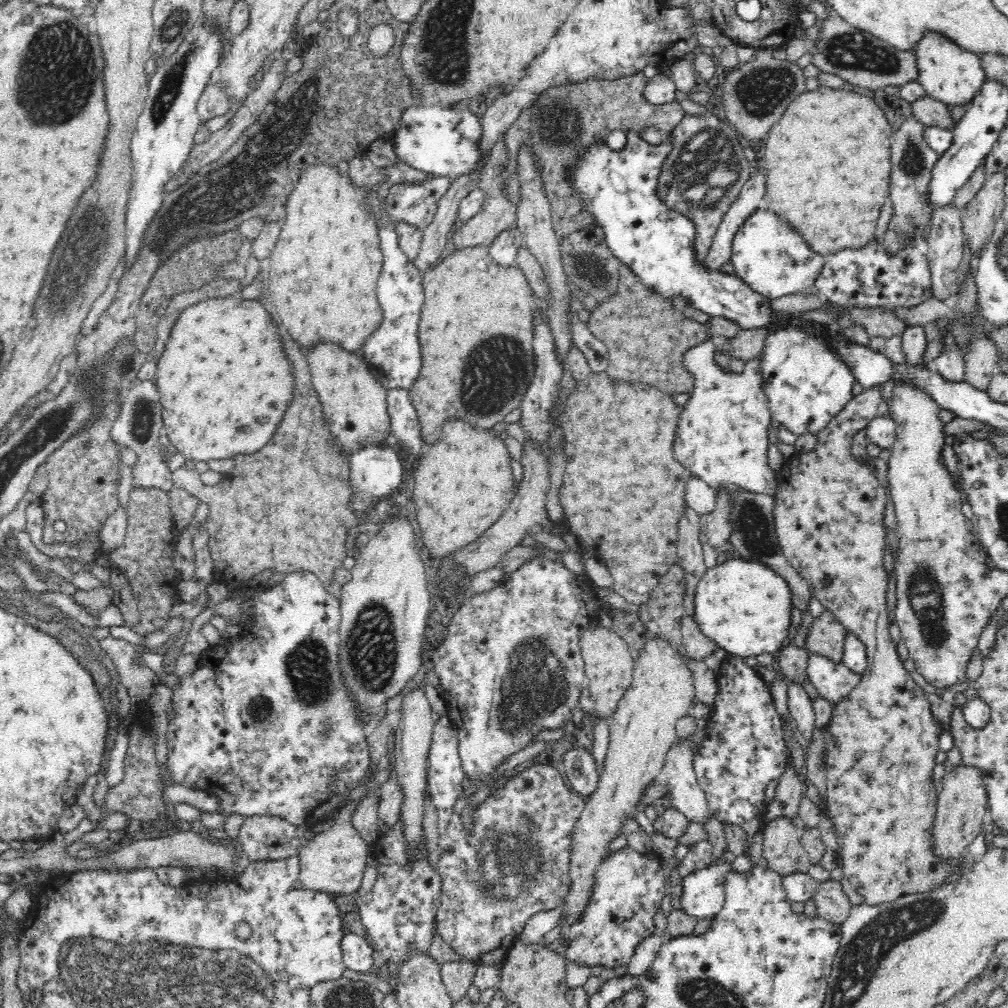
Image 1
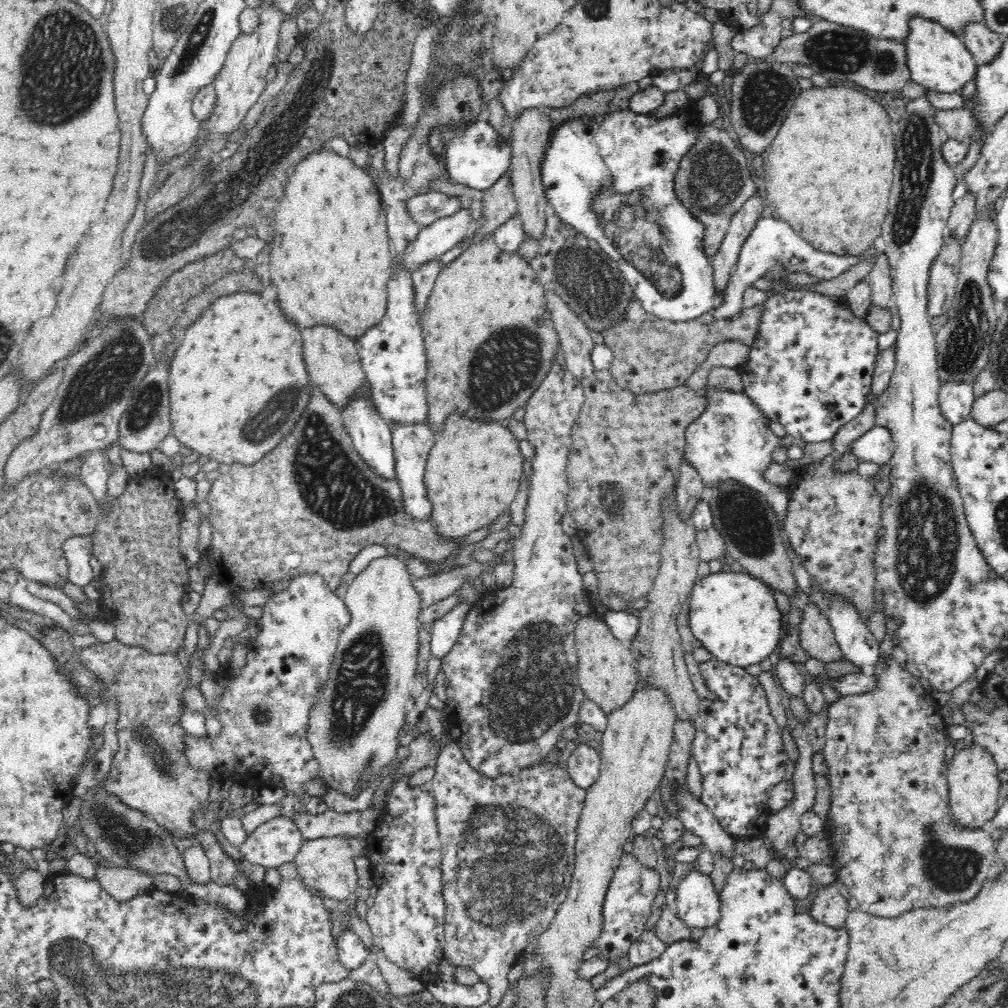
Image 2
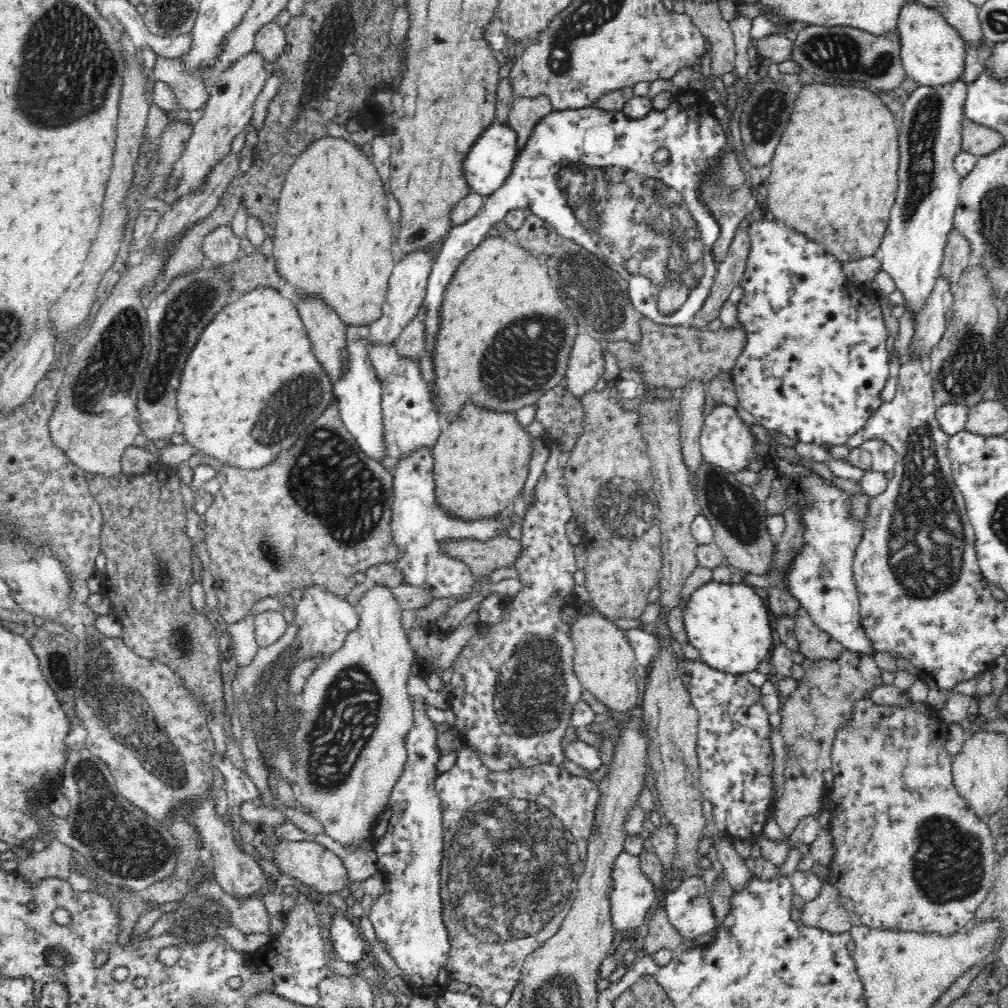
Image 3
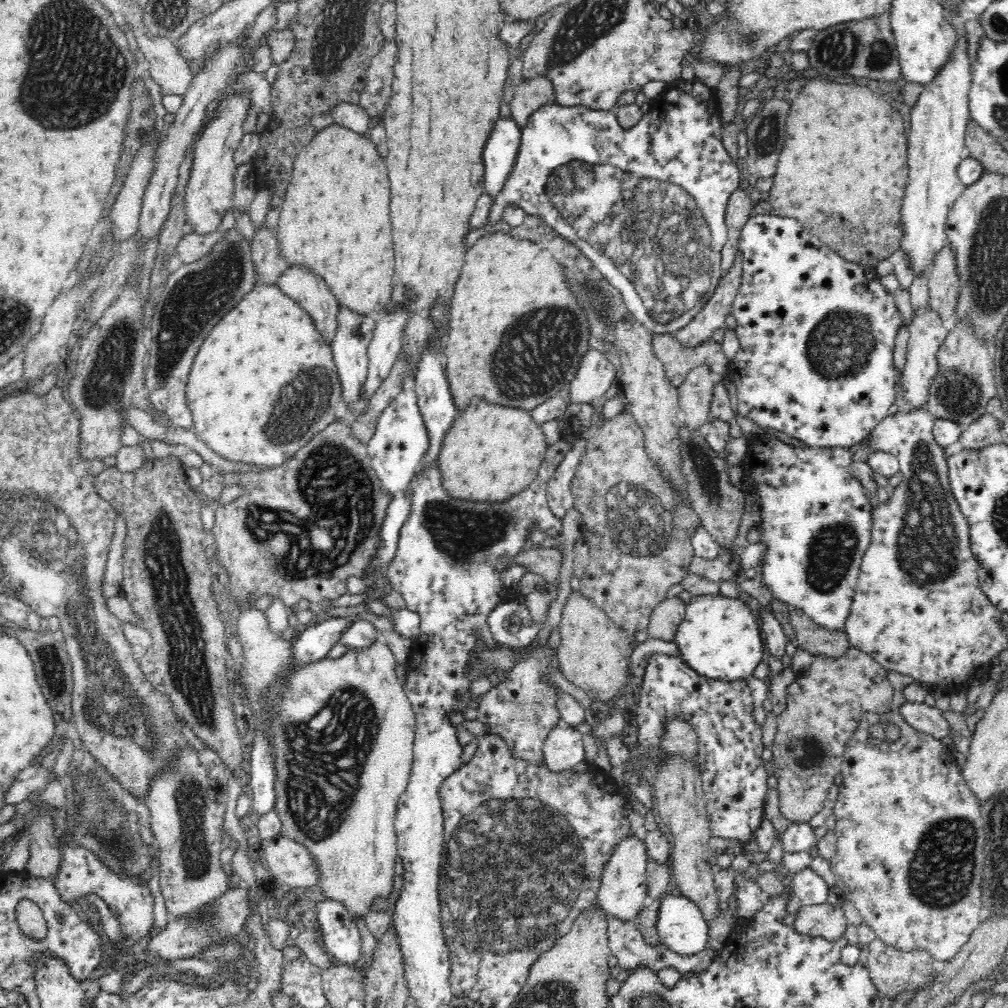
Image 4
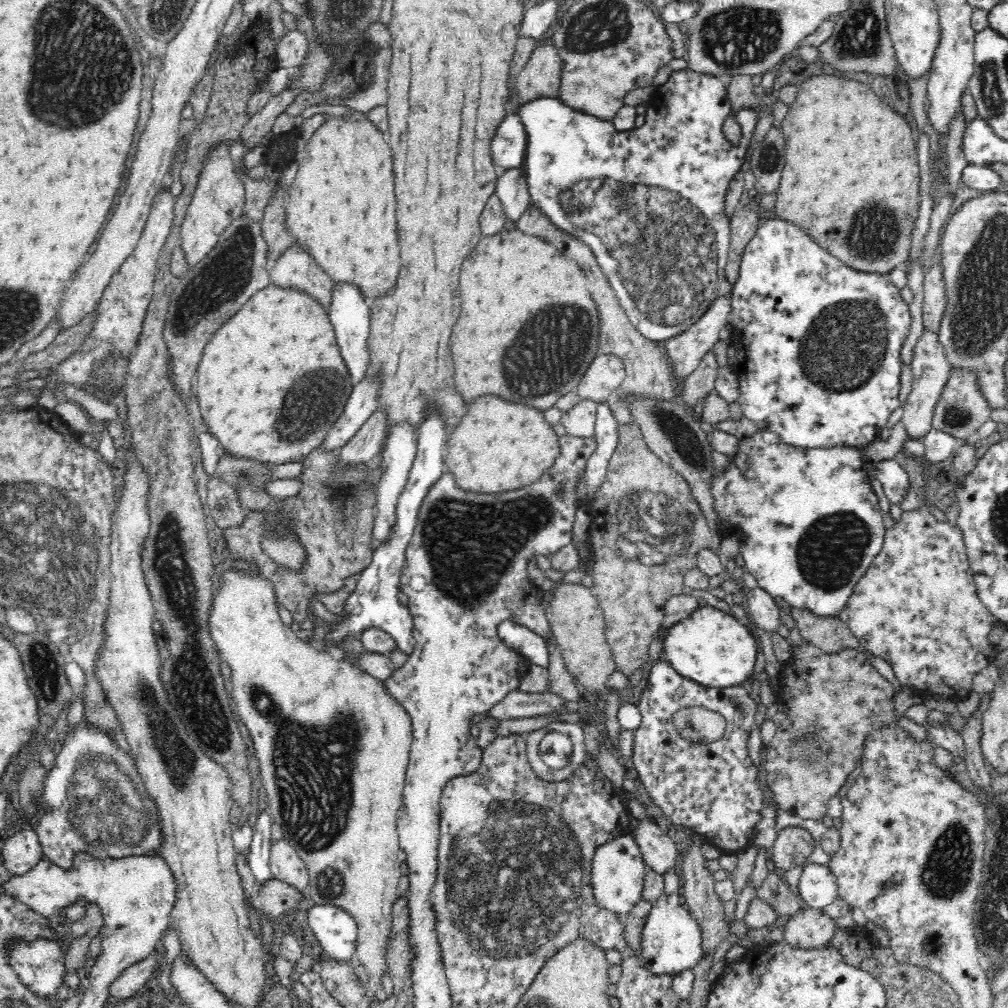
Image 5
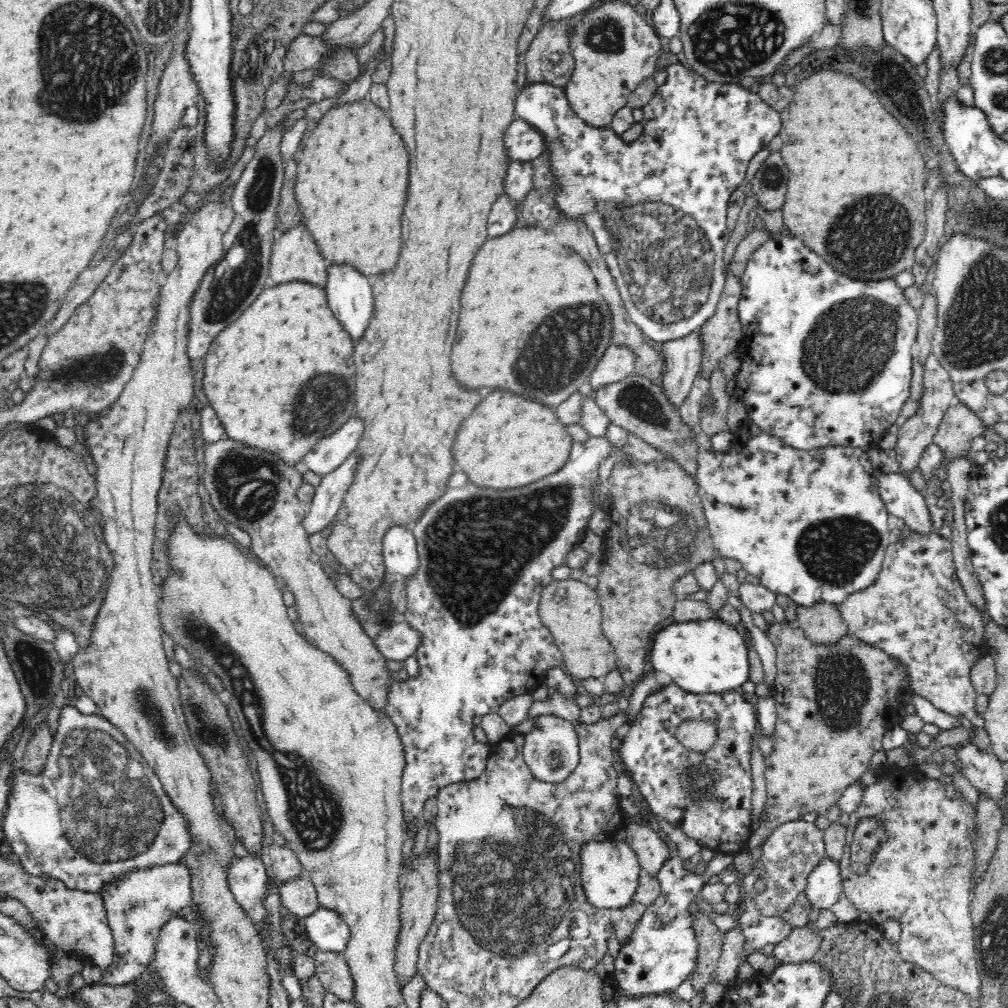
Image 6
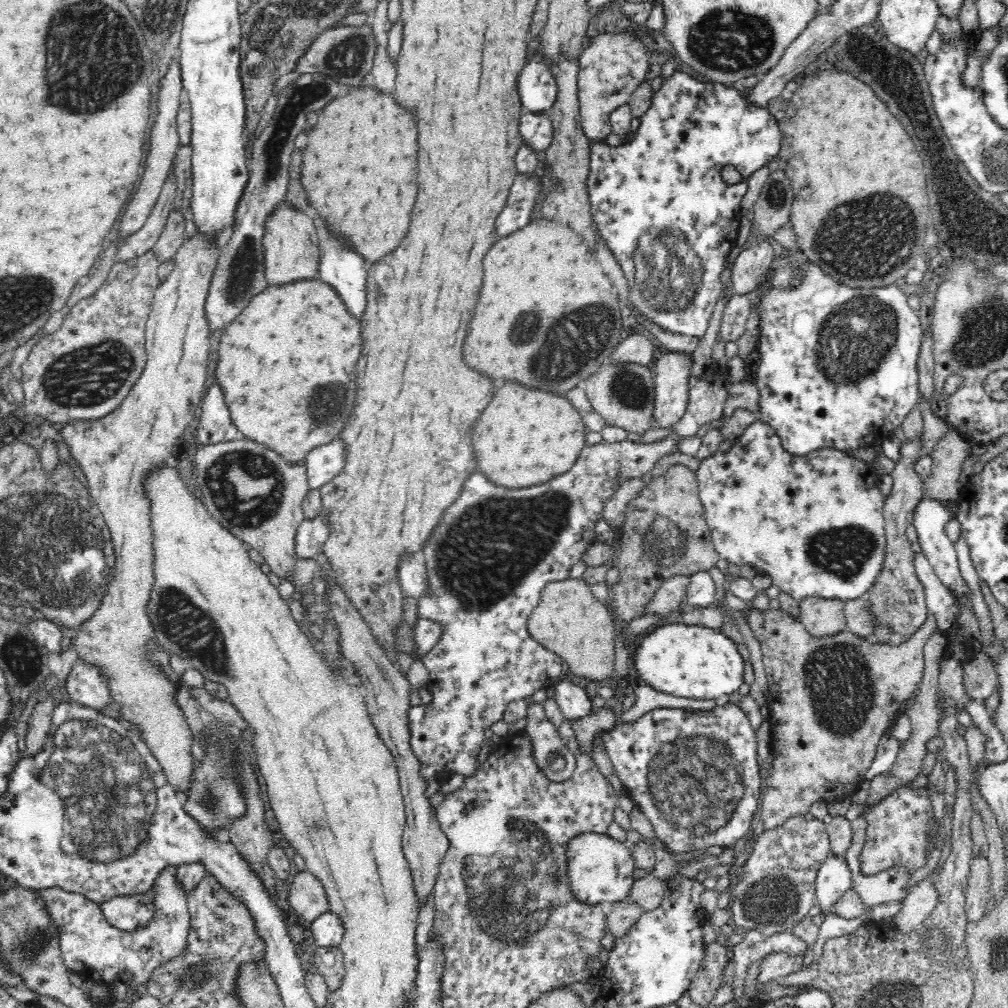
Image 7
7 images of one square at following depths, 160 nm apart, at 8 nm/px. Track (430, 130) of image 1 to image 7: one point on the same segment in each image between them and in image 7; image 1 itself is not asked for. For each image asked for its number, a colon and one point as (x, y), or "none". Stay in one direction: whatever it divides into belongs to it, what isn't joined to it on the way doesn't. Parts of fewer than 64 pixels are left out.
2: (472, 153)
3: (490, 160)
4: (499, 153)
5: (507, 149)
6: (523, 143)
7: (535, 130)

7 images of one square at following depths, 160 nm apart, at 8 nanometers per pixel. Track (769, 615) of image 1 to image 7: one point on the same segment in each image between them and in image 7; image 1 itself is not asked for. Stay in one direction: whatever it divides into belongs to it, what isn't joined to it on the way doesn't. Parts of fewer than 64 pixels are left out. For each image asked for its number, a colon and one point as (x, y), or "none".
2: (734, 614)
3: (729, 624)
4: (720, 637)
5: (711, 647)
6: (709, 655)
7: (694, 661)

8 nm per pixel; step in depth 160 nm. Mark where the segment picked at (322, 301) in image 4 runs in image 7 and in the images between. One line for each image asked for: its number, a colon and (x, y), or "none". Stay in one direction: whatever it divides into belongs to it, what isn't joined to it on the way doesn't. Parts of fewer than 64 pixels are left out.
5: (295, 269)
6: (295, 258)
7: (291, 245)

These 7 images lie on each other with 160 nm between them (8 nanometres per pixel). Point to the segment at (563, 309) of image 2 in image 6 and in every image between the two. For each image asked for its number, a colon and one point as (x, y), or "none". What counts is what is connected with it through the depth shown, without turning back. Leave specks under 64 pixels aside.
3: (586, 364)
4: (595, 374)
5: (598, 384)
6: (617, 363)

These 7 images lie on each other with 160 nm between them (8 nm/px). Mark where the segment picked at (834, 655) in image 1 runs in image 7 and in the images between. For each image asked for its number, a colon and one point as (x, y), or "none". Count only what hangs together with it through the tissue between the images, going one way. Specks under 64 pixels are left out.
2: (816, 634)
3: (814, 643)
4: (816, 640)
5: (831, 635)
6: (823, 624)
7: (821, 617)

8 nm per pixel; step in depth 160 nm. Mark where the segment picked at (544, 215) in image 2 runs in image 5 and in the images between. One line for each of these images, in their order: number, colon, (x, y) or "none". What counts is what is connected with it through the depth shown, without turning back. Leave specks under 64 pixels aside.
3: (525, 113)
4: (530, 96)
5: (540, 78)

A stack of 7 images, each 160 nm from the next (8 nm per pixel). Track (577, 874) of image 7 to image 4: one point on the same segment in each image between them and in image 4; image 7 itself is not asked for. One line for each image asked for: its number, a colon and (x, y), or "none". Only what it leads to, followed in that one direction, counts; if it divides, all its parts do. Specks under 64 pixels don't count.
4: (623, 894)
5: (618, 869)
6: (610, 870)

